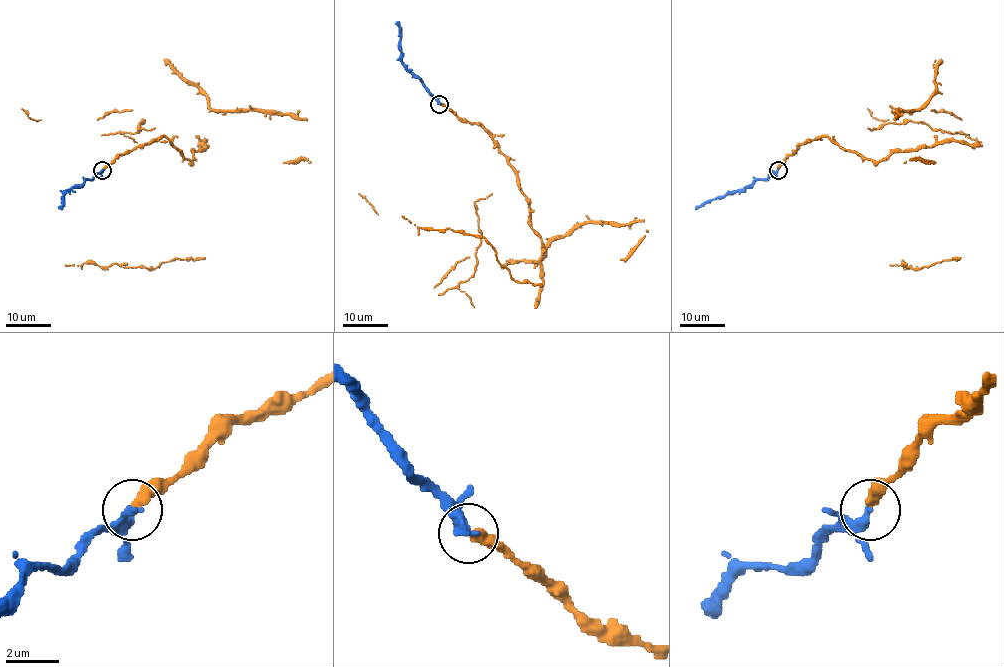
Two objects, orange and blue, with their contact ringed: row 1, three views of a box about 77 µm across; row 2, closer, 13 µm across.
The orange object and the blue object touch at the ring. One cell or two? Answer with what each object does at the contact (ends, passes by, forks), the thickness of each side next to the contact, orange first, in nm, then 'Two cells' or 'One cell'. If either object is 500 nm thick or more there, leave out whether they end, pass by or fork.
At the ring orange ends. At the ring blue passes by. Thickness 400 nm (orange) against 280 nm. One cell

